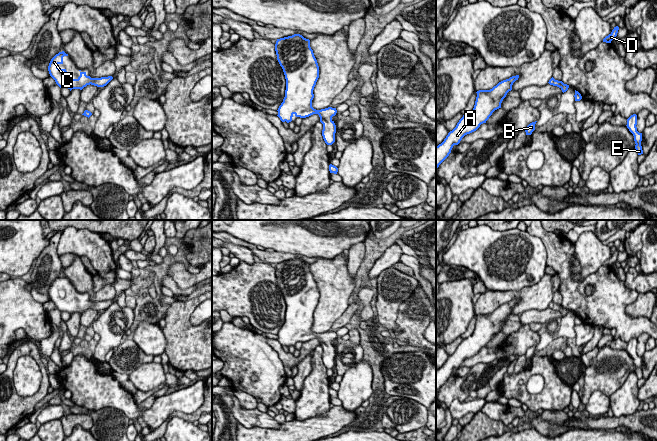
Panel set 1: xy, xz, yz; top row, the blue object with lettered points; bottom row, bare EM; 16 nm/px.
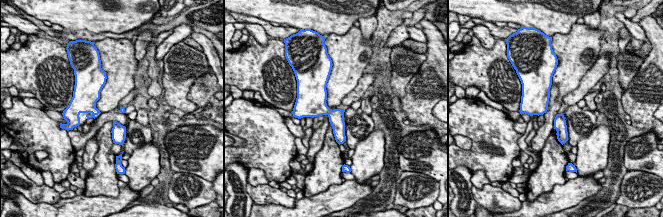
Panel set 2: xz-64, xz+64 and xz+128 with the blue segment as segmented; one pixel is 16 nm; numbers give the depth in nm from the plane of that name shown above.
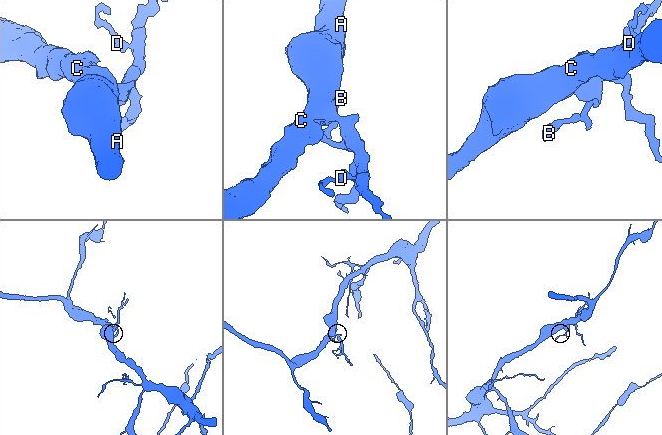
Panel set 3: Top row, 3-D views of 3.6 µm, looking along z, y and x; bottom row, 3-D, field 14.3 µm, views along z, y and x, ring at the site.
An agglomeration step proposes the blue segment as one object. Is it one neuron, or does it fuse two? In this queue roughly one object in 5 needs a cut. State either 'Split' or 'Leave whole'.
Leave whole

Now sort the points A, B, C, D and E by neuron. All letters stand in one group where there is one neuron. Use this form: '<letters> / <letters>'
A B C D E

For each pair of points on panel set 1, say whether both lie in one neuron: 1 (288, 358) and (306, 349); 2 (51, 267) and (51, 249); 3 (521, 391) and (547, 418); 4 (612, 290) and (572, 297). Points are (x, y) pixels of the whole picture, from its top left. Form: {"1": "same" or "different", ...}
{"1": "same", "2": "same", "3": "different", "4": "same"}

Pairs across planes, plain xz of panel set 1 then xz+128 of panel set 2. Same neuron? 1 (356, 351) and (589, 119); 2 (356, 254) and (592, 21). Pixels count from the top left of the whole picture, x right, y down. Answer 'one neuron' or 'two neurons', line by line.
1: one neuron
2: one neuron

